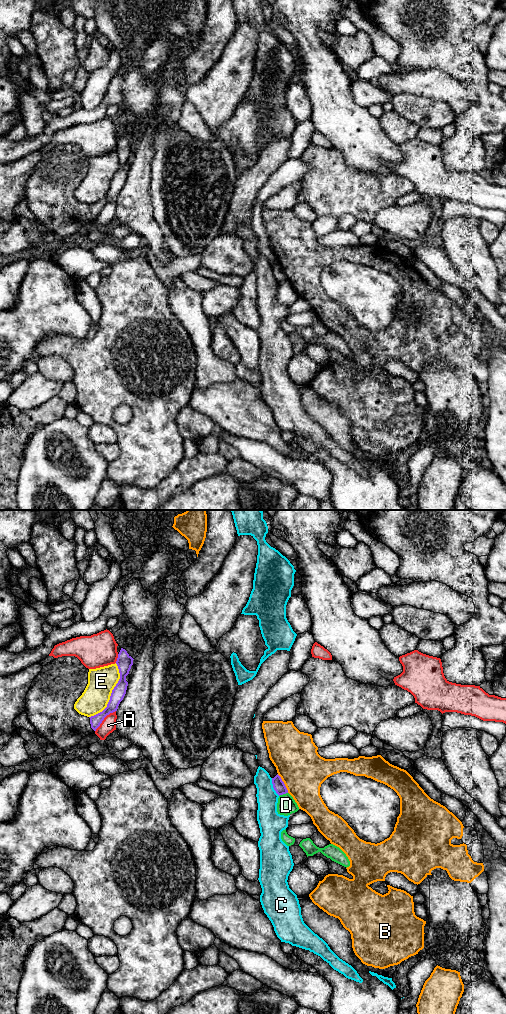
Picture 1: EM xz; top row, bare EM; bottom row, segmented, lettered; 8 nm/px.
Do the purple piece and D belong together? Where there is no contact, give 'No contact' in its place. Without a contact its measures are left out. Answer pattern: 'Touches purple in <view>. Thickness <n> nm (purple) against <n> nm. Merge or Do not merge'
Touches purple in xz. Thickness 90 nm (purple) against 150 nm. Do not merge

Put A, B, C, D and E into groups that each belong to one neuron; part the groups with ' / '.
A / B / C / D / E

